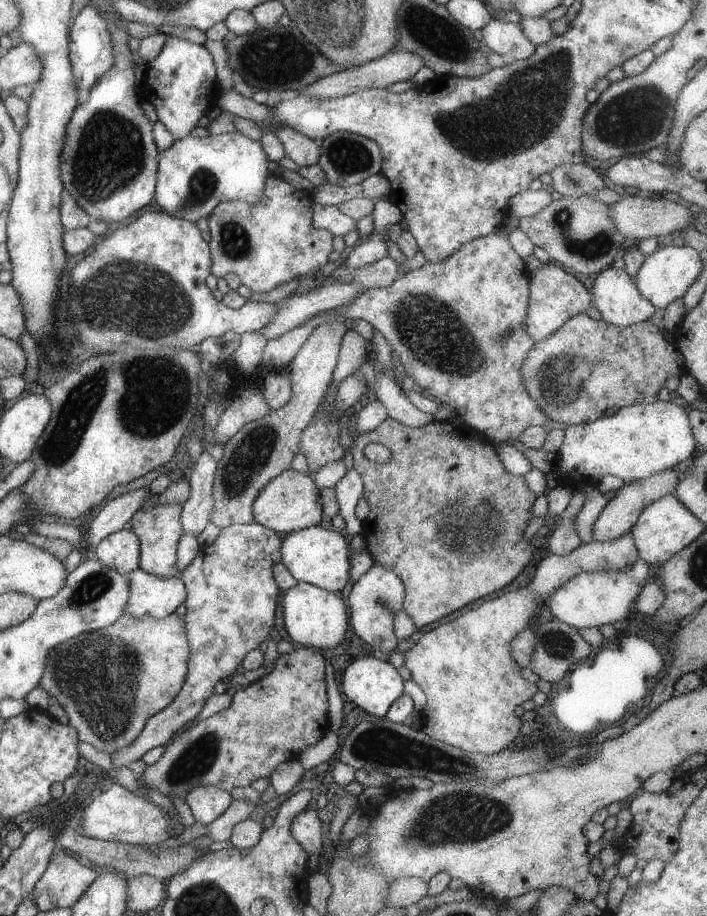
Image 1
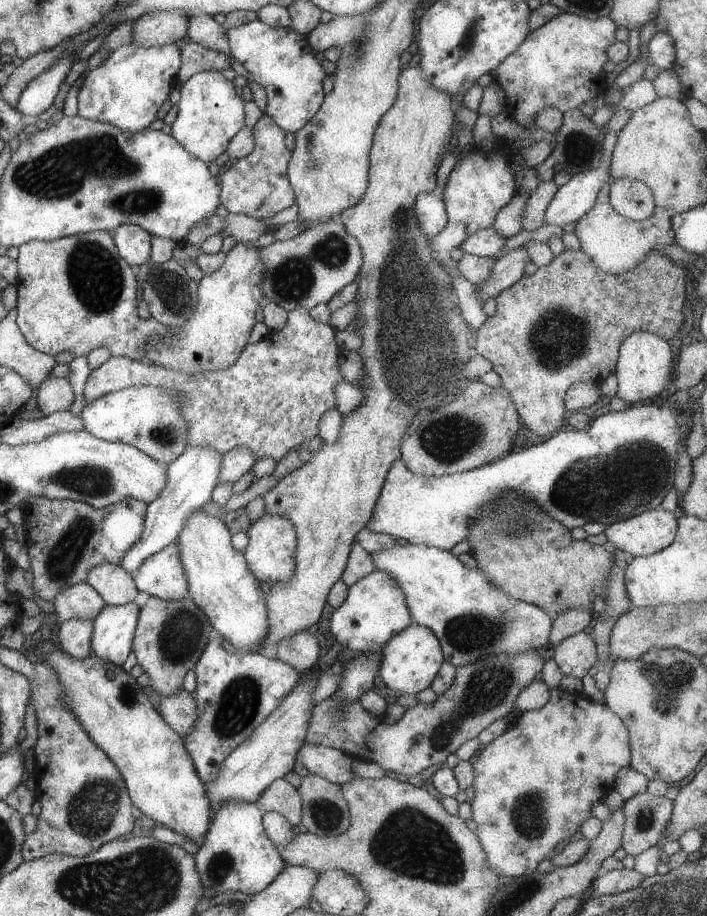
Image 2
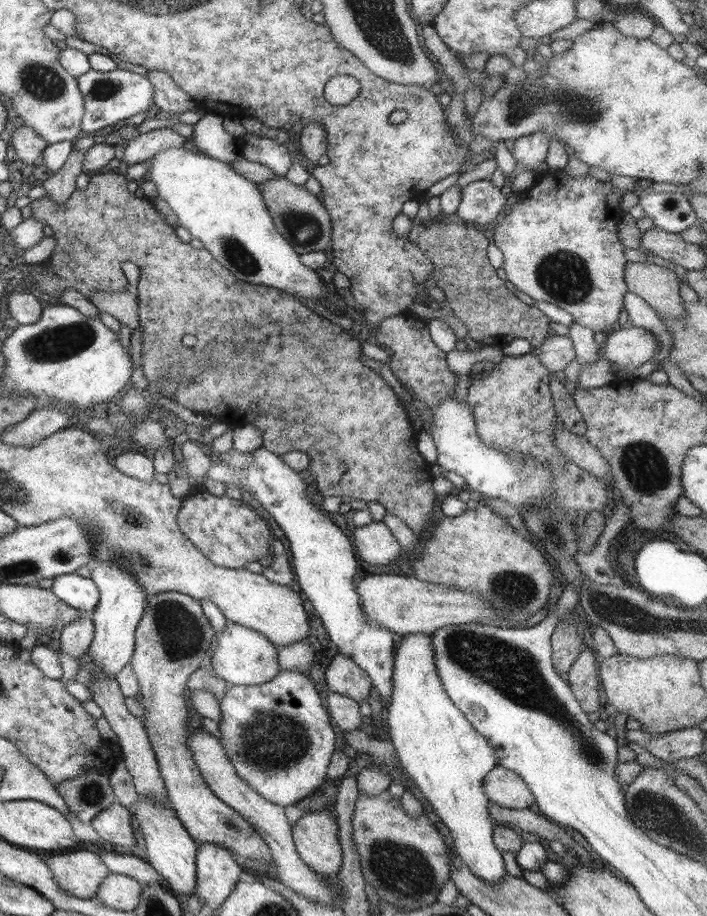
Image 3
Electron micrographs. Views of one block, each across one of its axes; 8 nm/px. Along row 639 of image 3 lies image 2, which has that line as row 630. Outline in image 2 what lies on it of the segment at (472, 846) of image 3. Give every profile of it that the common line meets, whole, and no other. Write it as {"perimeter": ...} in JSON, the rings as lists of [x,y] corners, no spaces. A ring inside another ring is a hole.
{"perimeter":[[[412,623],[396,634],[385,646],[379,675],[384,685],[394,692],[417,695],[429,688],[445,661],[438,638],[427,628]]]}

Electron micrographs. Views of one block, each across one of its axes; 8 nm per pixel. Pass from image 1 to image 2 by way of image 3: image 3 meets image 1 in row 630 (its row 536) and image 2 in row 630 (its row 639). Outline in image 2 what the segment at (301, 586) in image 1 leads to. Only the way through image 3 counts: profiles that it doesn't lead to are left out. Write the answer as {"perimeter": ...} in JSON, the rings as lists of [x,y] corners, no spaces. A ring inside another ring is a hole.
{"perimeter":[[[374,570],[349,587],[346,601],[334,610],[334,614],[330,618],[330,631],[343,649],[349,648],[364,653],[385,646],[396,634],[399,634],[411,624],[411,615],[408,606],[405,604],[405,597],[402,590],[397,586],[396,579],[392,579],[387,573]]]}

